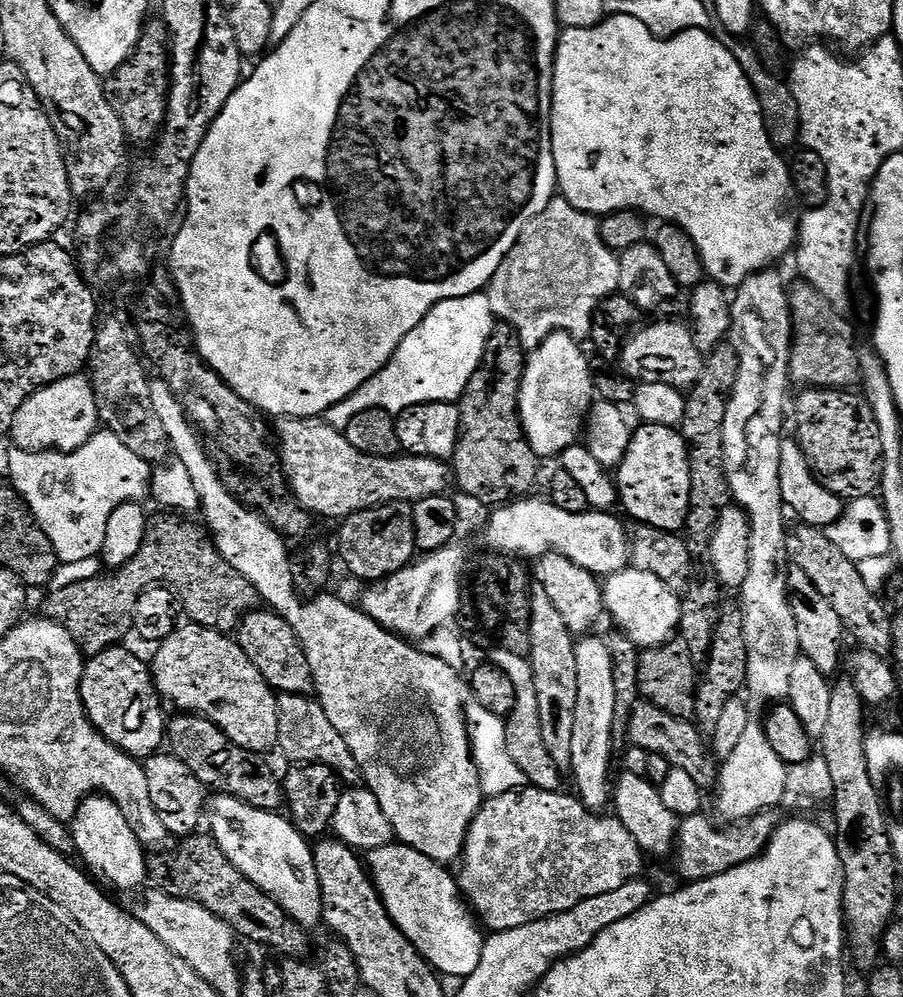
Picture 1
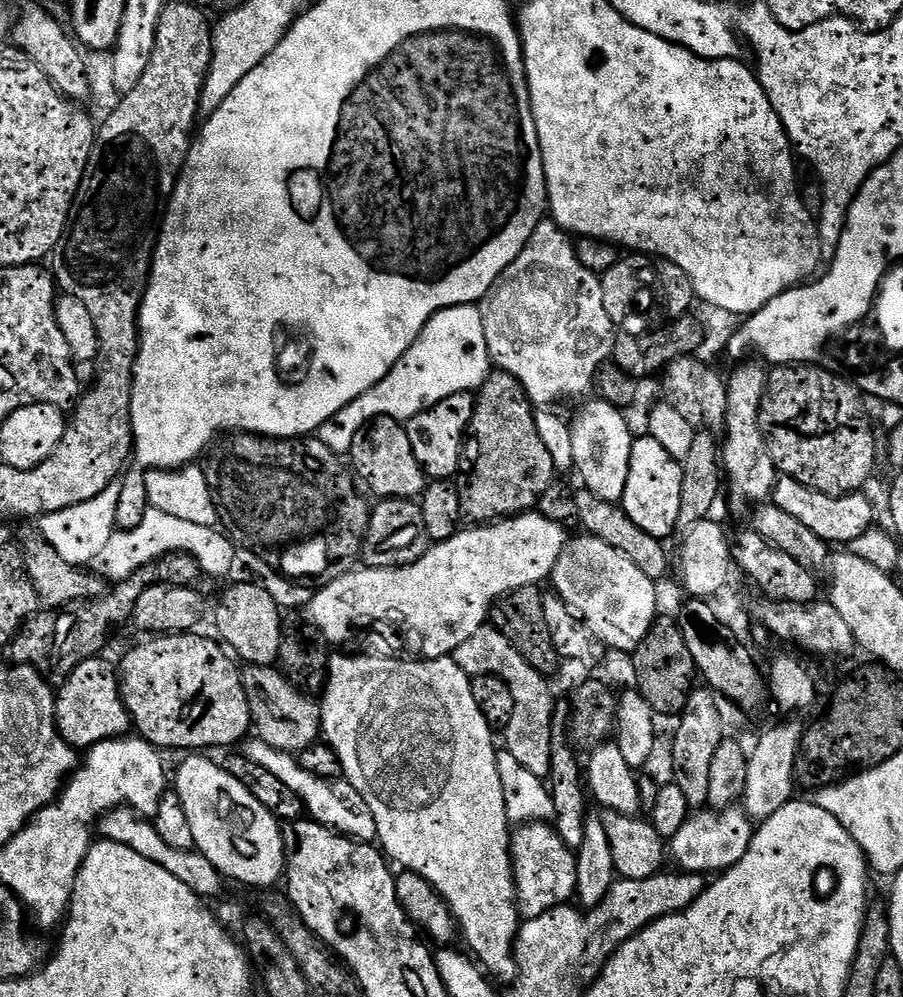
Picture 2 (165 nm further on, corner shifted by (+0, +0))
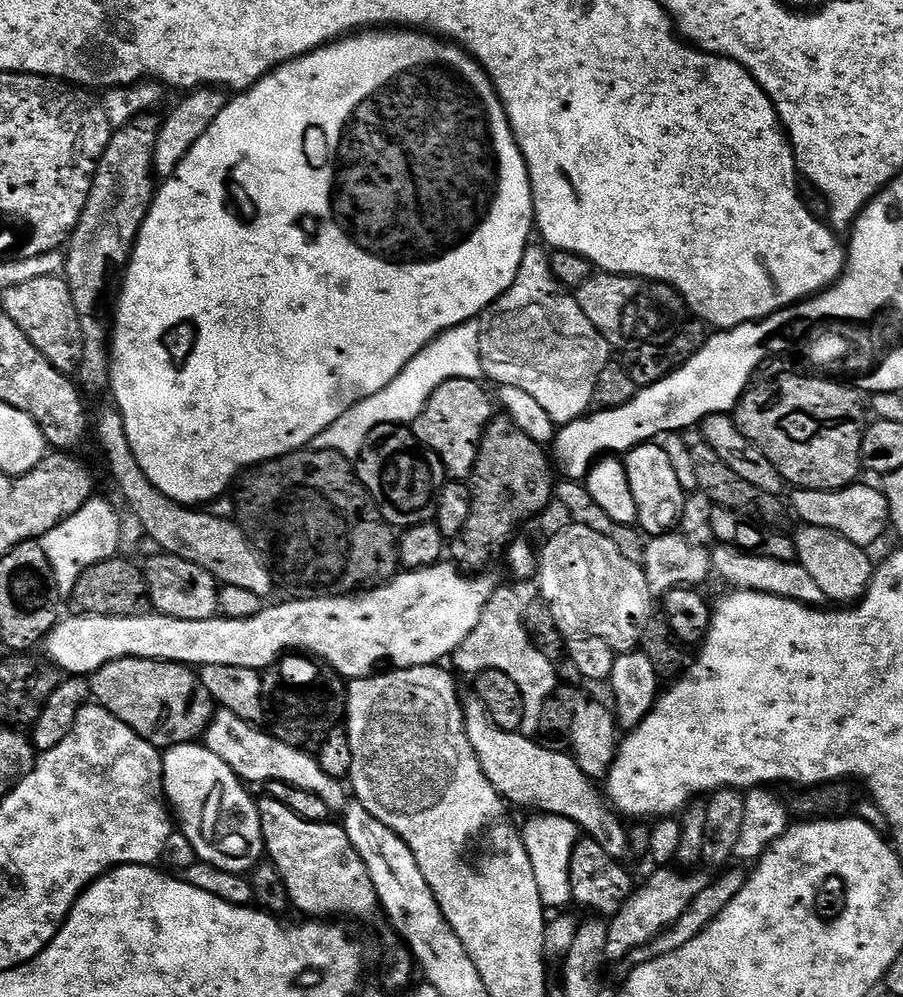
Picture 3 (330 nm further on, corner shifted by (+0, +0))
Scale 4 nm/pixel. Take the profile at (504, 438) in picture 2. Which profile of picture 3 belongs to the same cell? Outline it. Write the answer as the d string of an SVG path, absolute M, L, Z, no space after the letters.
M493 415L480 440L478 458L472 467L470 518L466 518L466 526L450 544L451 563L465 573L480 574L488 570L499 556L501 559L519 533L516 531L527 520L535 521L554 498L552 472L554 464L545 445L535 444L522 434L508 416Z

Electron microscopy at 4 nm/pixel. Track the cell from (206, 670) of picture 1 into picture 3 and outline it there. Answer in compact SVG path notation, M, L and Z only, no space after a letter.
M128 656L124 660L110 662L91 673L90 696L100 707L114 714L114 718L130 726L134 734L138 734L143 740L161 750L199 741L214 715L213 698L200 685L199 675L191 667L172 664L168 660L139 660L136 656Z

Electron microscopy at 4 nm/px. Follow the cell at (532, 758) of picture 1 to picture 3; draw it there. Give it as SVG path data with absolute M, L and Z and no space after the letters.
M498 586L492 592L486 606L480 612L478 626L471 632L466 642L453 653L453 669L475 676L486 669L501 670L508 678L513 679L523 698L523 722L520 732L534 738L541 717L542 707L560 686L553 659L538 650L524 626L524 598L510 588Z

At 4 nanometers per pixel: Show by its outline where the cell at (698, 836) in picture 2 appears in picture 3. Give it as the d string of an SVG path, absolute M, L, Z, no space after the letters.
M668 866L661 867L656 873L645 882L644 885L637 887L630 894L630 898L618 910L618 914L607 921L608 926L608 945L604 950L605 957L609 961L620 960L624 955L635 953L636 949L643 948L645 944L651 944L660 933L664 932L706 890L710 882L709 877L692 876L696 874L685 874L683 871L675 870Z

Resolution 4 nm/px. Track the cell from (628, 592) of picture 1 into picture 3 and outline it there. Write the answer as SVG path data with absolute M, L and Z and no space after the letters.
M572 523L562 530L562 534L547 537L545 544L548 545L538 552L538 596L548 605L550 614L554 614L557 630L568 638L605 640L618 654L633 651L640 643L642 630L654 616L654 597L650 586L646 586L643 567L630 562L630 558L623 556L609 536L590 530L590 526Z

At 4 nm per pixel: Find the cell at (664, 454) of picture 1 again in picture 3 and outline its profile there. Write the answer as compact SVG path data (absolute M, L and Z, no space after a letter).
M659 443L639 444L623 457L624 469L630 482L632 501L636 503L636 524L641 533L649 537L666 536L680 520L684 512L686 493L678 482L678 474L674 474L674 466L670 462L670 454Z

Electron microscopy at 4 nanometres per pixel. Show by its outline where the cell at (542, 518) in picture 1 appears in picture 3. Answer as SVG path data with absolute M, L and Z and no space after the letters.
M441 562L434 564L430 568L418 568L415 570L404 570L392 577L386 584L381 584L375 588L369 588L361 591L359 594L349 594L346 596L327 596L326 598L314 598L313 600L302 600L299 598L291 598L285 604L276 604L273 608L268 606L261 607L260 612L252 617L242 618L241 620L232 620L225 618L213 618L210 620L199 620L198 622L186 622L182 618L170 618L159 614L151 614L152 616L144 616L145 614L137 614L135 616L85 616L83 614L72 614L72 617L61 619L56 627L52 629L52 633L48 636L46 647L48 647L47 659L61 673L71 674L76 678L84 678L89 674L96 672L102 666L106 666L115 660L124 660L128 656L136 656L139 660L168 660L172 664L182 664L185 666L203 666L206 664L217 664L218 666L246 666L257 670L265 670L272 663L279 661L285 654L313 652L317 656L317 661L325 660L328 663L327 667L335 672L341 678L363 678L373 675L377 671L379 664L384 664L389 660L393 669L398 668L427 668L429 666L439 665L440 660L446 661L456 653L460 646L466 642L466 638L470 637L471 632L478 626L480 612L487 604L491 594L498 587L497 581L492 581L488 574L462 574L461 569L457 568L451 562Z

